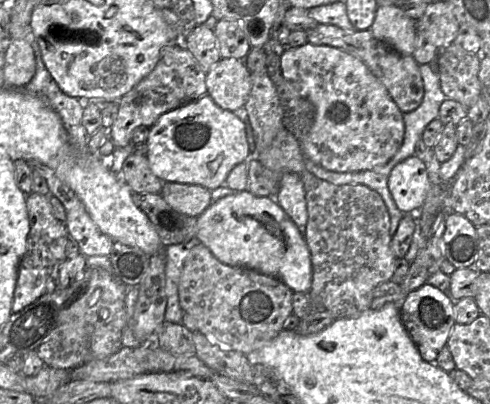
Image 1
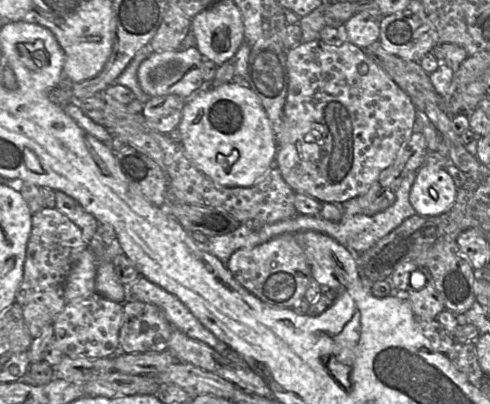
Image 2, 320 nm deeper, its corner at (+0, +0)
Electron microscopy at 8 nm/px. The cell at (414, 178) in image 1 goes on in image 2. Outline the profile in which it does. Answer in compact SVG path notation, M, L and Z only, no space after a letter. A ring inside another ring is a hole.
M422 165L416 172L409 201L416 214L438 216L452 206L457 190L445 168Z

